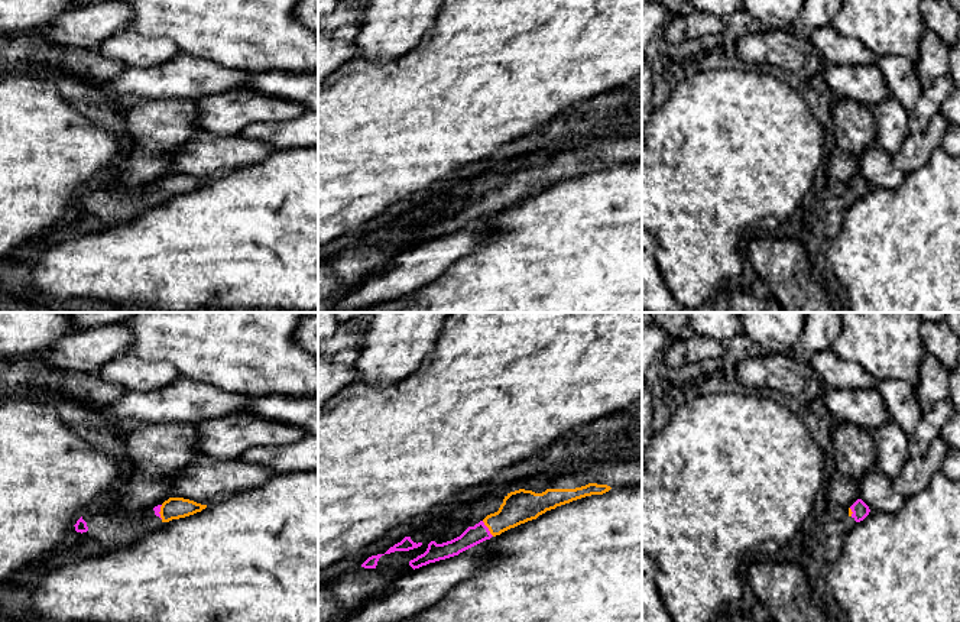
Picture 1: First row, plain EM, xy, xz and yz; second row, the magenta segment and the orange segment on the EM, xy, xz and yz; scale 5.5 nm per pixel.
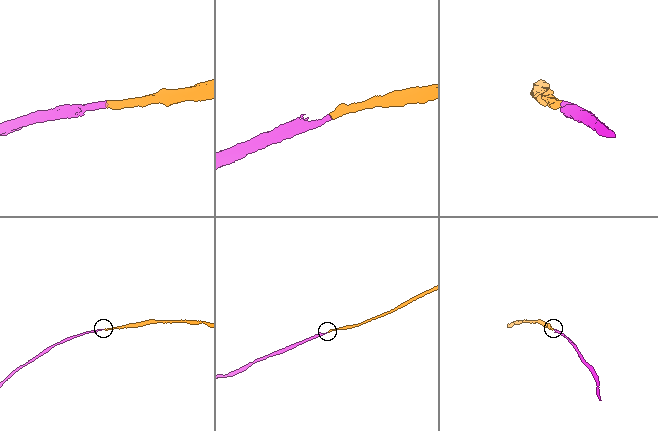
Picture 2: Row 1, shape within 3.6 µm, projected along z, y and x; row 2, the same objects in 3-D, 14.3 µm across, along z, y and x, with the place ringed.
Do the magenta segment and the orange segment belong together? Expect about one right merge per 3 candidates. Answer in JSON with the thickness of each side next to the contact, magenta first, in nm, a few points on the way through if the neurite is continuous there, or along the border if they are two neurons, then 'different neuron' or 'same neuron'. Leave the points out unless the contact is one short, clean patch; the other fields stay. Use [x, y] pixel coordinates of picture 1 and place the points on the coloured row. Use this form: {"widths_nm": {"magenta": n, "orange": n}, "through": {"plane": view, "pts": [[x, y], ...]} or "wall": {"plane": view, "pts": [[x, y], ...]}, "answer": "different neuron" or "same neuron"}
{"widths_nm": {"magenta": 110, "orange": 190}, "through": {"plane": "xz", "pts": [[473, 535], [487, 528], [502, 521], [519, 507]]}, "answer": "same neuron"}

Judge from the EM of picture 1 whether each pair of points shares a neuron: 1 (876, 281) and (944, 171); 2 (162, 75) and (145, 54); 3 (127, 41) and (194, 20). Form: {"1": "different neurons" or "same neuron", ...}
{"1": "same neuron", "2": "different neurons", "3": "different neurons"}

